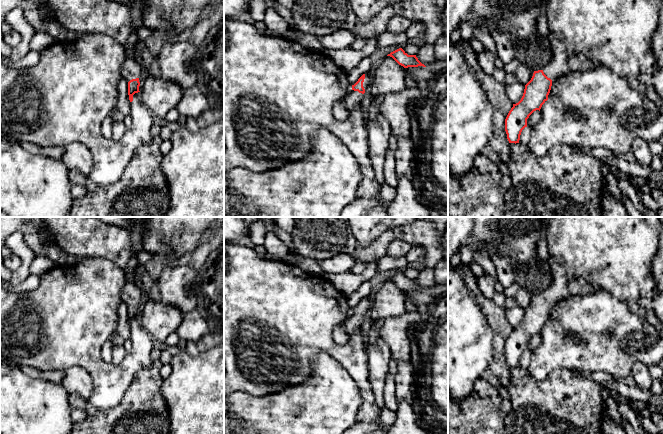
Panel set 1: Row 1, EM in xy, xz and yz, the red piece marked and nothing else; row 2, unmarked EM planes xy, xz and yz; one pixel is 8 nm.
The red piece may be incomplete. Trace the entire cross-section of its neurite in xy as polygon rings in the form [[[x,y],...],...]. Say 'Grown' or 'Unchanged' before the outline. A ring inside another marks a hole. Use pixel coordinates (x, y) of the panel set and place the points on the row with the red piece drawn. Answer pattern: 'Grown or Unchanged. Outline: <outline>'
Grown. Outline: [[[134,0],[130,5],[132,15],[132,38],[125,45],[127,58],[125,59],[121,68],[121,75],[128,82],[128,95],[130,102],[133,101],[133,95],[139,91],[139,77],[143,71],[142,65],[138,64],[136,59],[132,56],[134,48],[139,41],[135,36],[136,29],[143,25],[143,7],[145,0]]]

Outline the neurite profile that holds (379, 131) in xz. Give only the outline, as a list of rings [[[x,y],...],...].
[[[381,114],[374,120],[366,116],[365,124],[368,132],[369,158],[372,162],[375,180],[381,185],[384,183],[384,159],[389,149],[391,128]]]

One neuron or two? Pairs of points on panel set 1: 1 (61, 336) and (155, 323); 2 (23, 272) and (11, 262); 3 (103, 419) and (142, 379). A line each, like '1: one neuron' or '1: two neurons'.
1: two neurons
2: two neurons
3: one neuron

